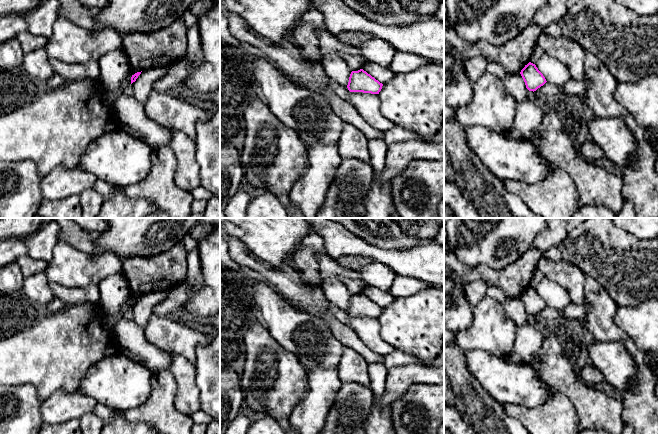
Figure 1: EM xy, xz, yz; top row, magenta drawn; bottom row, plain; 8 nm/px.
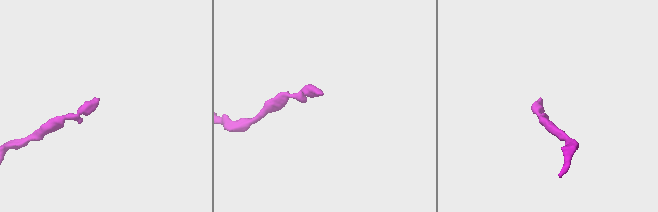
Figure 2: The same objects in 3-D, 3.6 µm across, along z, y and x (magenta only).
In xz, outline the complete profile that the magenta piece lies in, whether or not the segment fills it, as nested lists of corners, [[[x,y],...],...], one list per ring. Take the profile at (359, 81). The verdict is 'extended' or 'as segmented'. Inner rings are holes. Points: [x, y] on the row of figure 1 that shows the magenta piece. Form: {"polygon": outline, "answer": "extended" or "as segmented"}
{"polygon": [[[363,69],[352,71],[347,88],[350,92],[363,92],[379,94],[383,84],[368,74]]], "answer": "as segmented"}

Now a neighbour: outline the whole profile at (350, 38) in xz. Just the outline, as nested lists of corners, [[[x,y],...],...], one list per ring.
[[[343,32],[335,35],[335,37],[340,42],[351,46],[358,46],[373,38],[372,35],[364,32]]]

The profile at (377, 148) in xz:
[[[377,138],[368,139],[368,150],[370,154],[370,164],[374,170],[374,173],[382,171],[385,162],[385,154],[387,151],[387,144]]]

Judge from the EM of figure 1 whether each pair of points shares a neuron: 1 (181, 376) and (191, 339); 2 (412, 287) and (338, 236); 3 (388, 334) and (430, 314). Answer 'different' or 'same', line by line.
1: different
2: different
3: same

